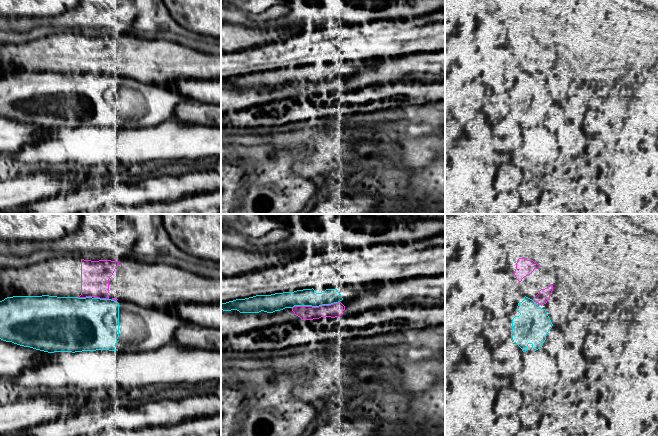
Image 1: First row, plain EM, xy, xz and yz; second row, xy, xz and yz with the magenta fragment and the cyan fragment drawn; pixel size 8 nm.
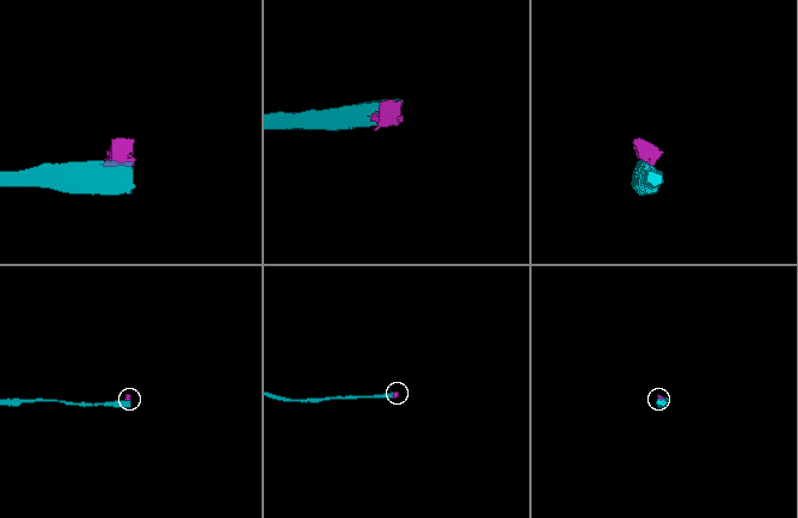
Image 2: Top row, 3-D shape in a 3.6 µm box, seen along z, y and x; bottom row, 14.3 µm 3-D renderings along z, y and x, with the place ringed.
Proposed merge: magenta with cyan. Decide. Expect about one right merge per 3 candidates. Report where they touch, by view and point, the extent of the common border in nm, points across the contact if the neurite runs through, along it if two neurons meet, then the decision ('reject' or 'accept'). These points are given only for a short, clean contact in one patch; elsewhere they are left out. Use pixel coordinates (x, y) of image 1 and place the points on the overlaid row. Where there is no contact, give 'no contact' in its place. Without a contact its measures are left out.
xz (315, 307) | 380 nm | reject

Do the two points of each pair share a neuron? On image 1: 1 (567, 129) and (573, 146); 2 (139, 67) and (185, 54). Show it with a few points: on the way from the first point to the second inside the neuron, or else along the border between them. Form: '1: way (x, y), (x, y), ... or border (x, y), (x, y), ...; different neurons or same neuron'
1: way (570, 133), (572, 142); same neuron
2: way (150, 67), (172, 67), (174, 65); same neuron

